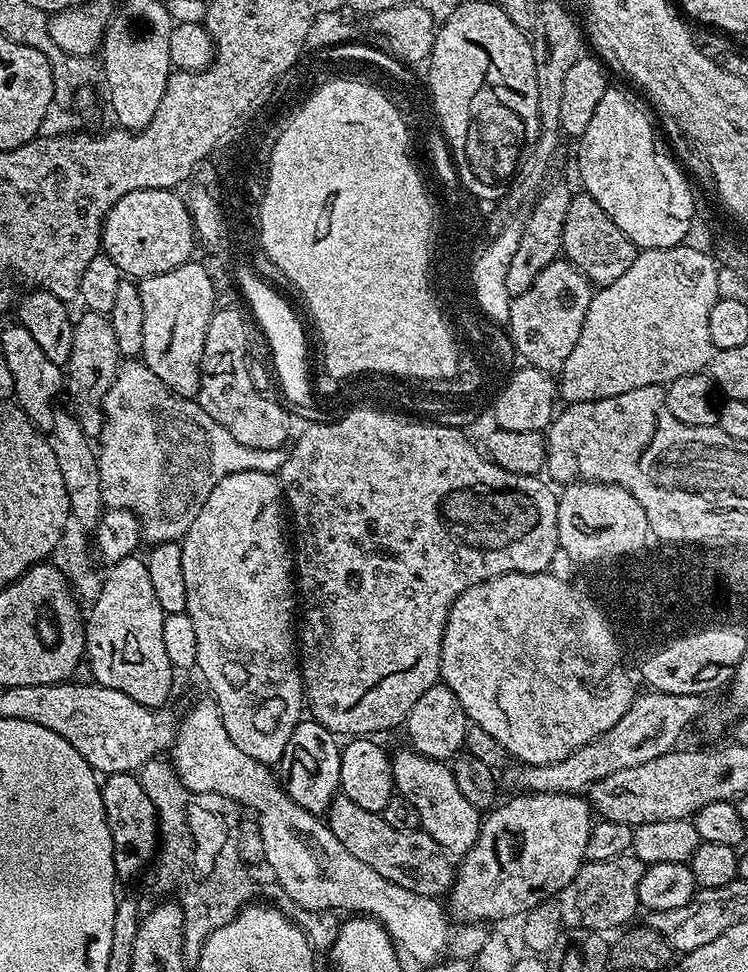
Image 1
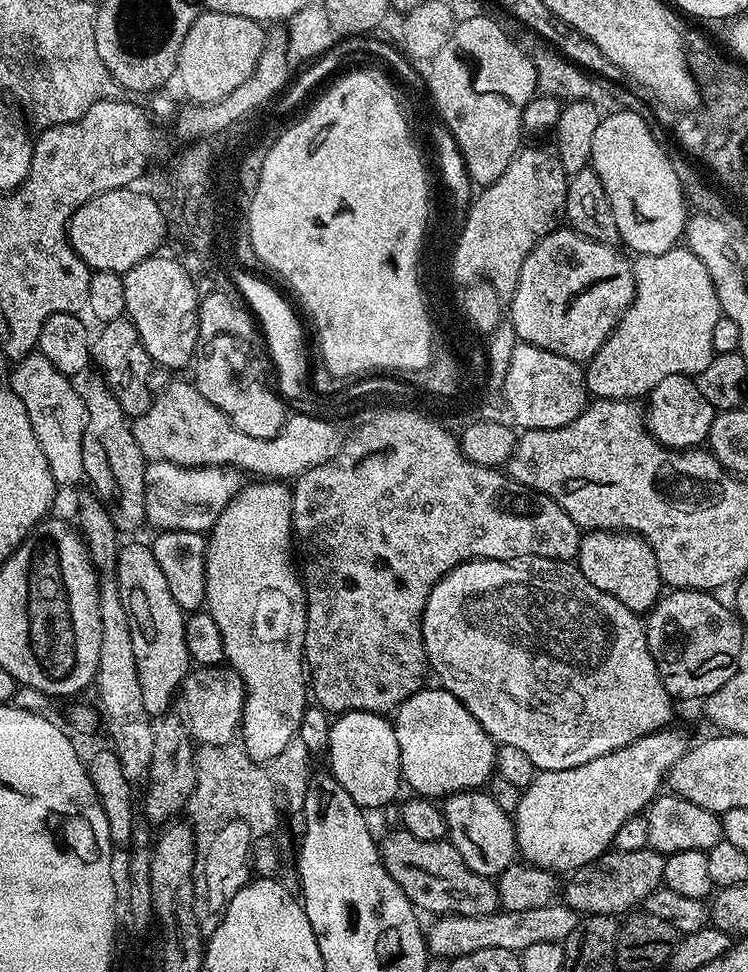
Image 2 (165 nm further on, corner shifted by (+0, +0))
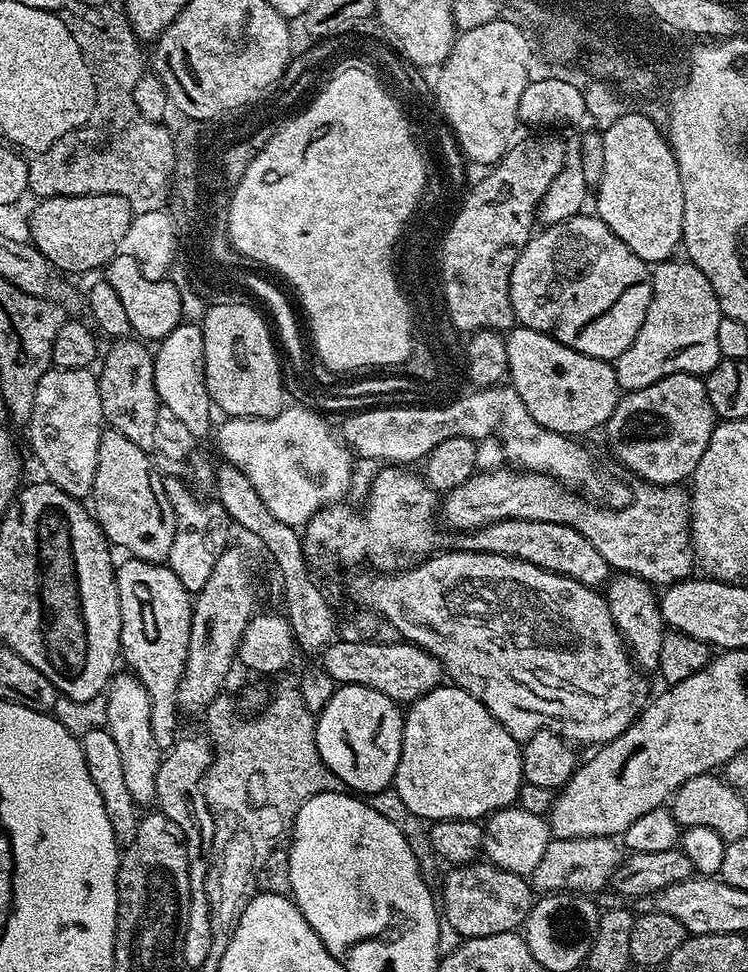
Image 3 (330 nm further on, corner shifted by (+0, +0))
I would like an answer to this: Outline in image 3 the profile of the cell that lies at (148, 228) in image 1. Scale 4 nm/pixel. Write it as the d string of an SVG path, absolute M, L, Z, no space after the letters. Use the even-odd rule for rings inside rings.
M118 193L48 194L28 220L30 243L60 272L103 269L125 247L134 213L130 202Z

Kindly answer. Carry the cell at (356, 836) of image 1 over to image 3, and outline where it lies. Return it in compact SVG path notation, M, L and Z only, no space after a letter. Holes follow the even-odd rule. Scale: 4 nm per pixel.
M487 862L465 864L451 869L452 873L445 875L438 896L442 901L442 916L448 921L454 930L464 938L473 936L489 936L490 934L502 934L503 932L515 932L528 919L534 903L533 885L527 879L518 874L510 874L506 870L497 868L496 865Z

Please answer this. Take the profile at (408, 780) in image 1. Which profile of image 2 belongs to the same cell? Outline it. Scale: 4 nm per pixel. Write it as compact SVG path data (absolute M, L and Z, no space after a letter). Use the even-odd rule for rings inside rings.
M487 791L453 792L442 804L448 827L447 843L452 844L462 854L466 866L474 874L489 878L499 877L517 859L516 826L513 817L494 802Z

